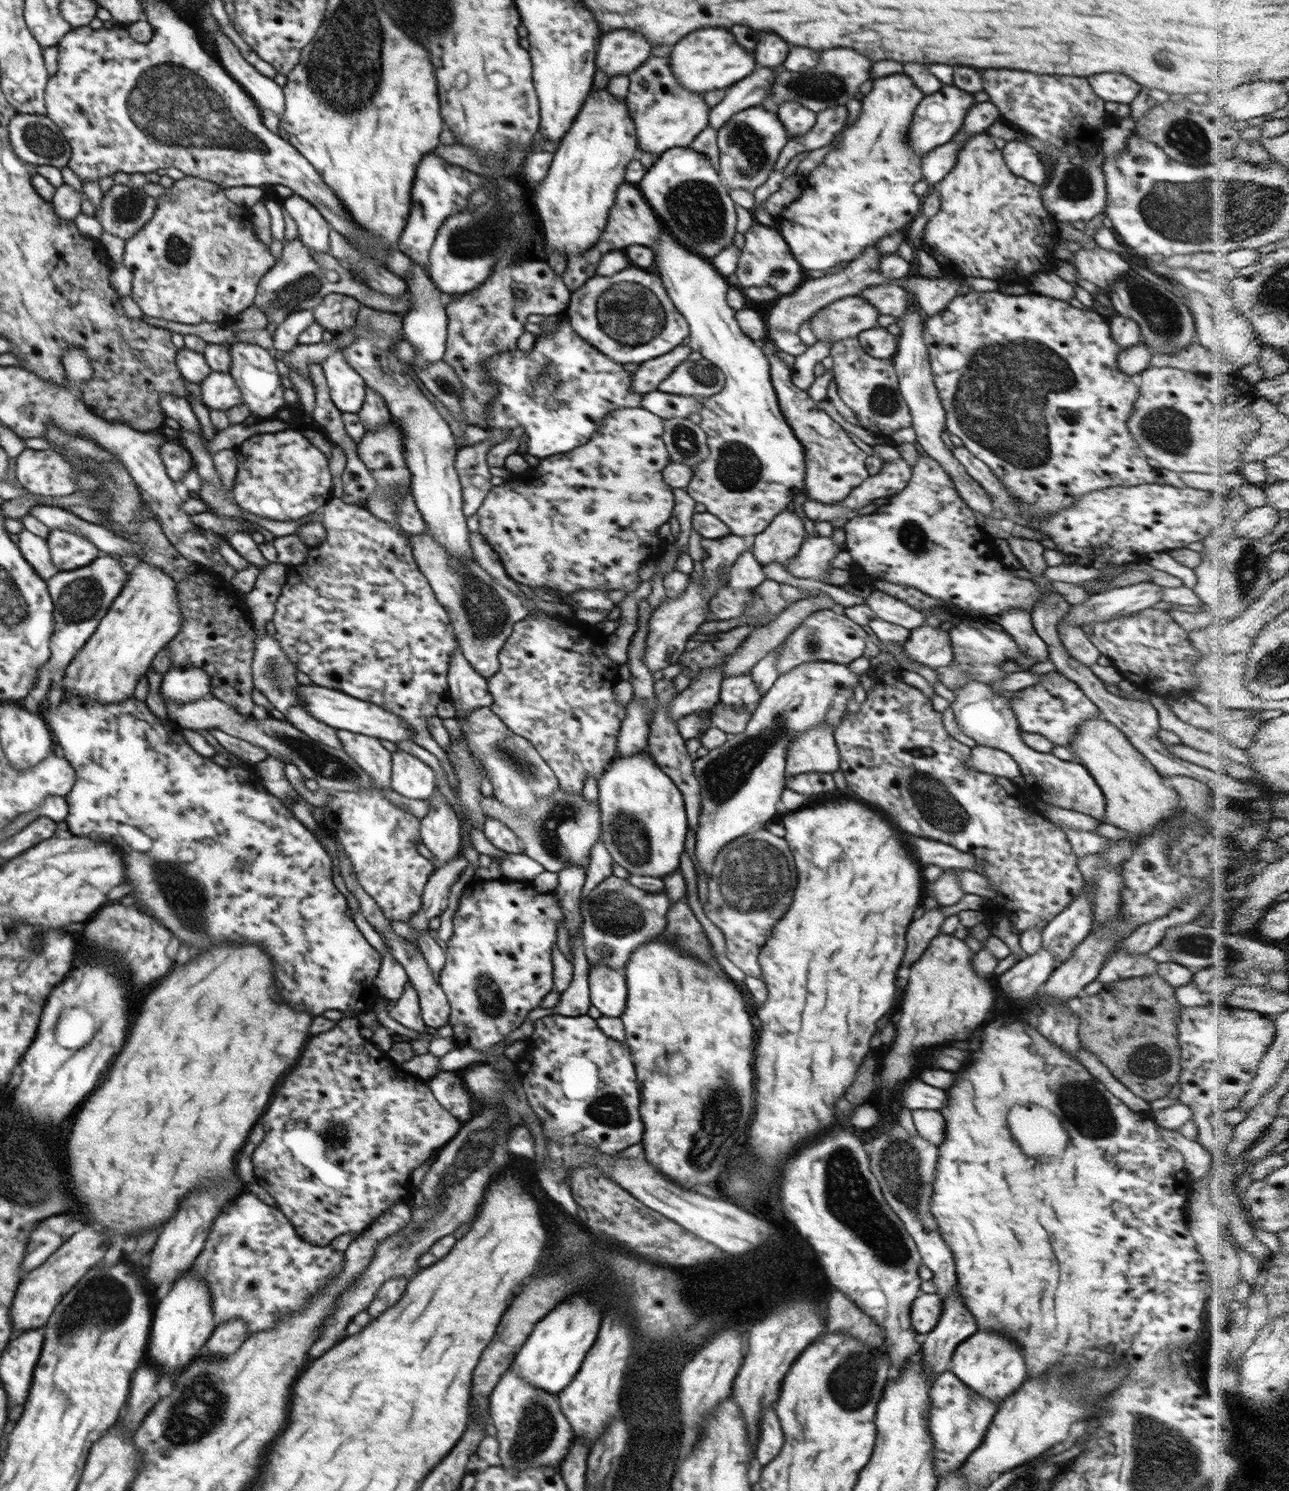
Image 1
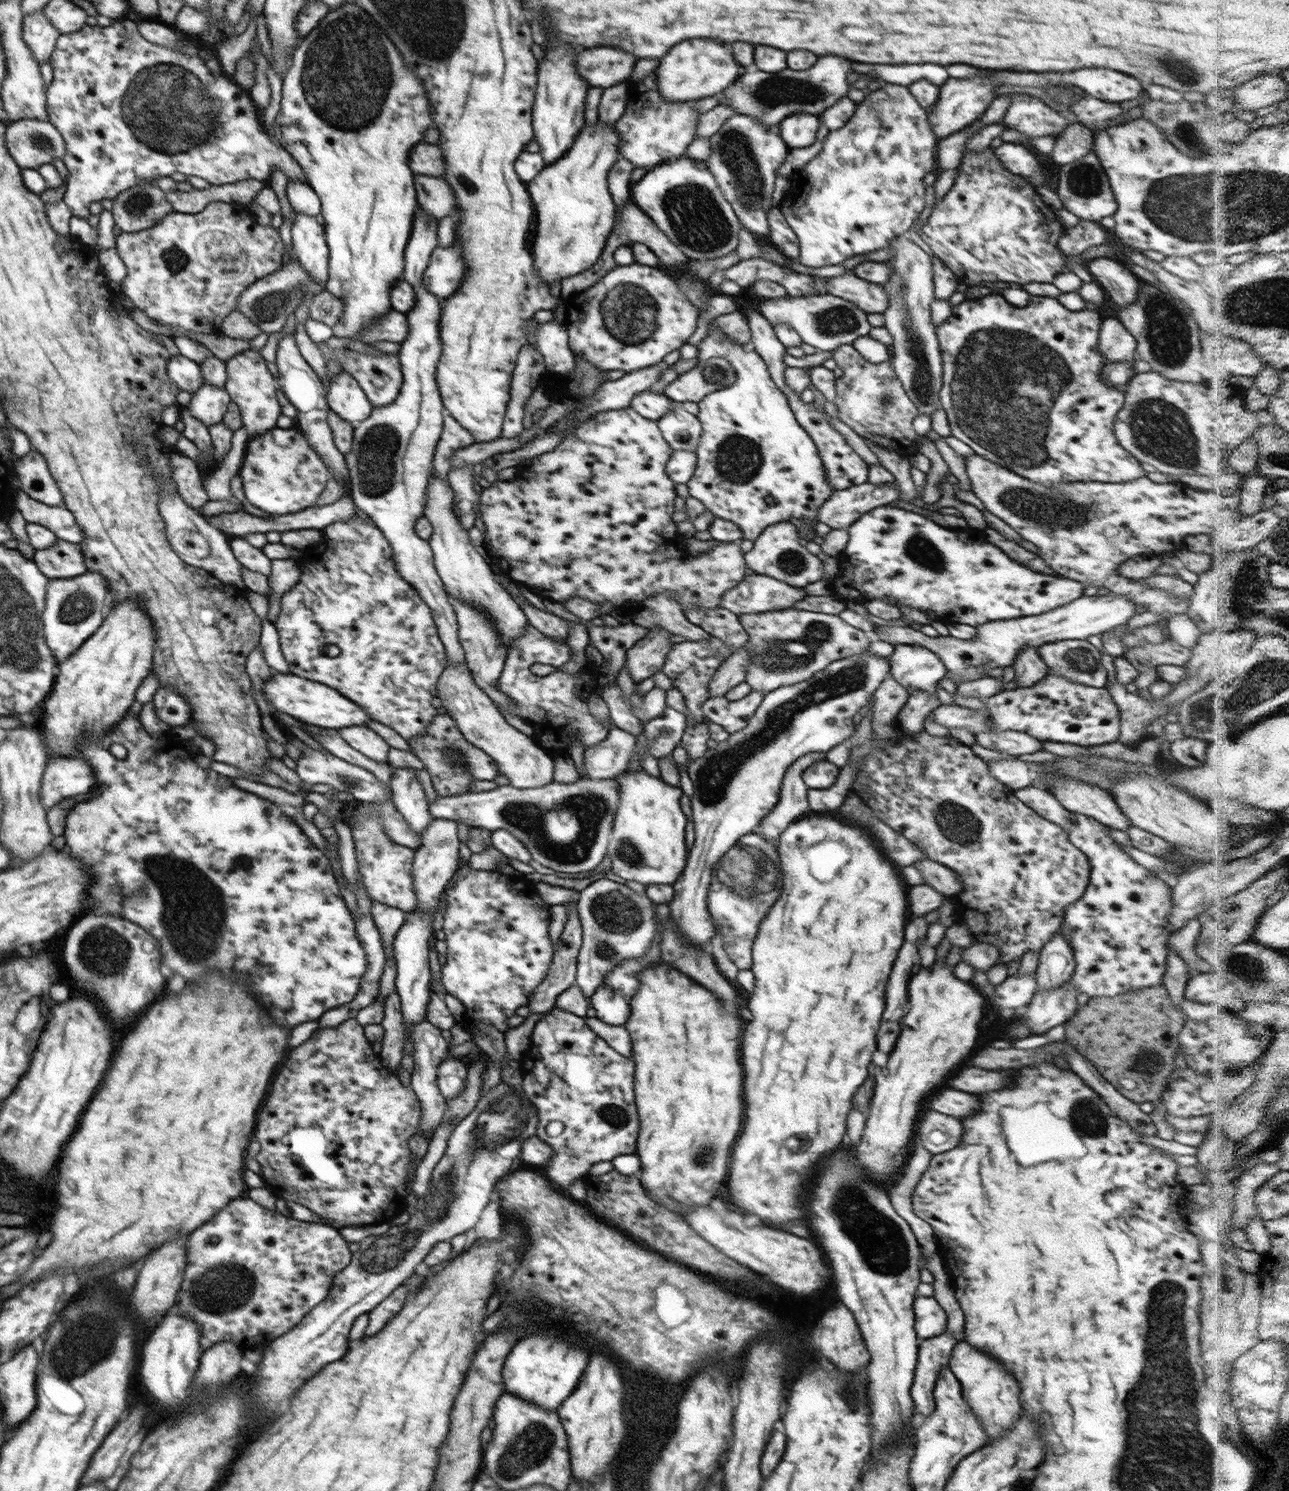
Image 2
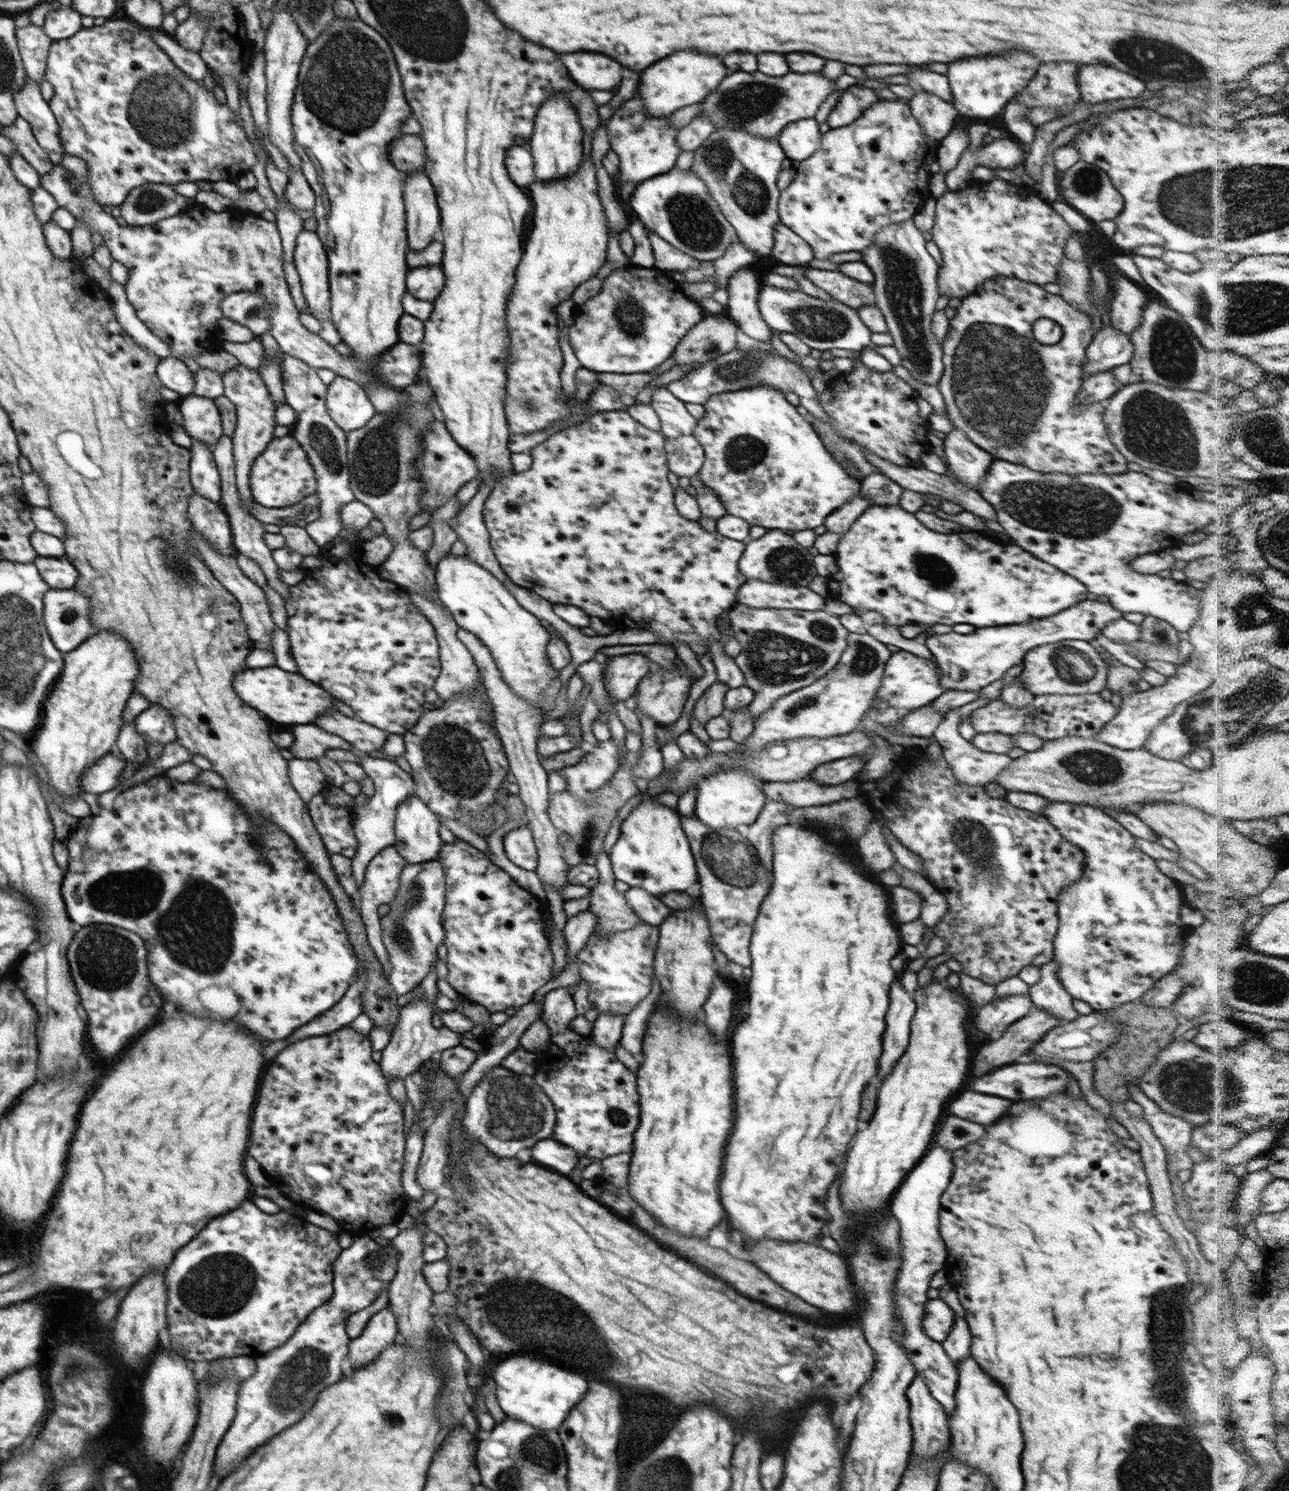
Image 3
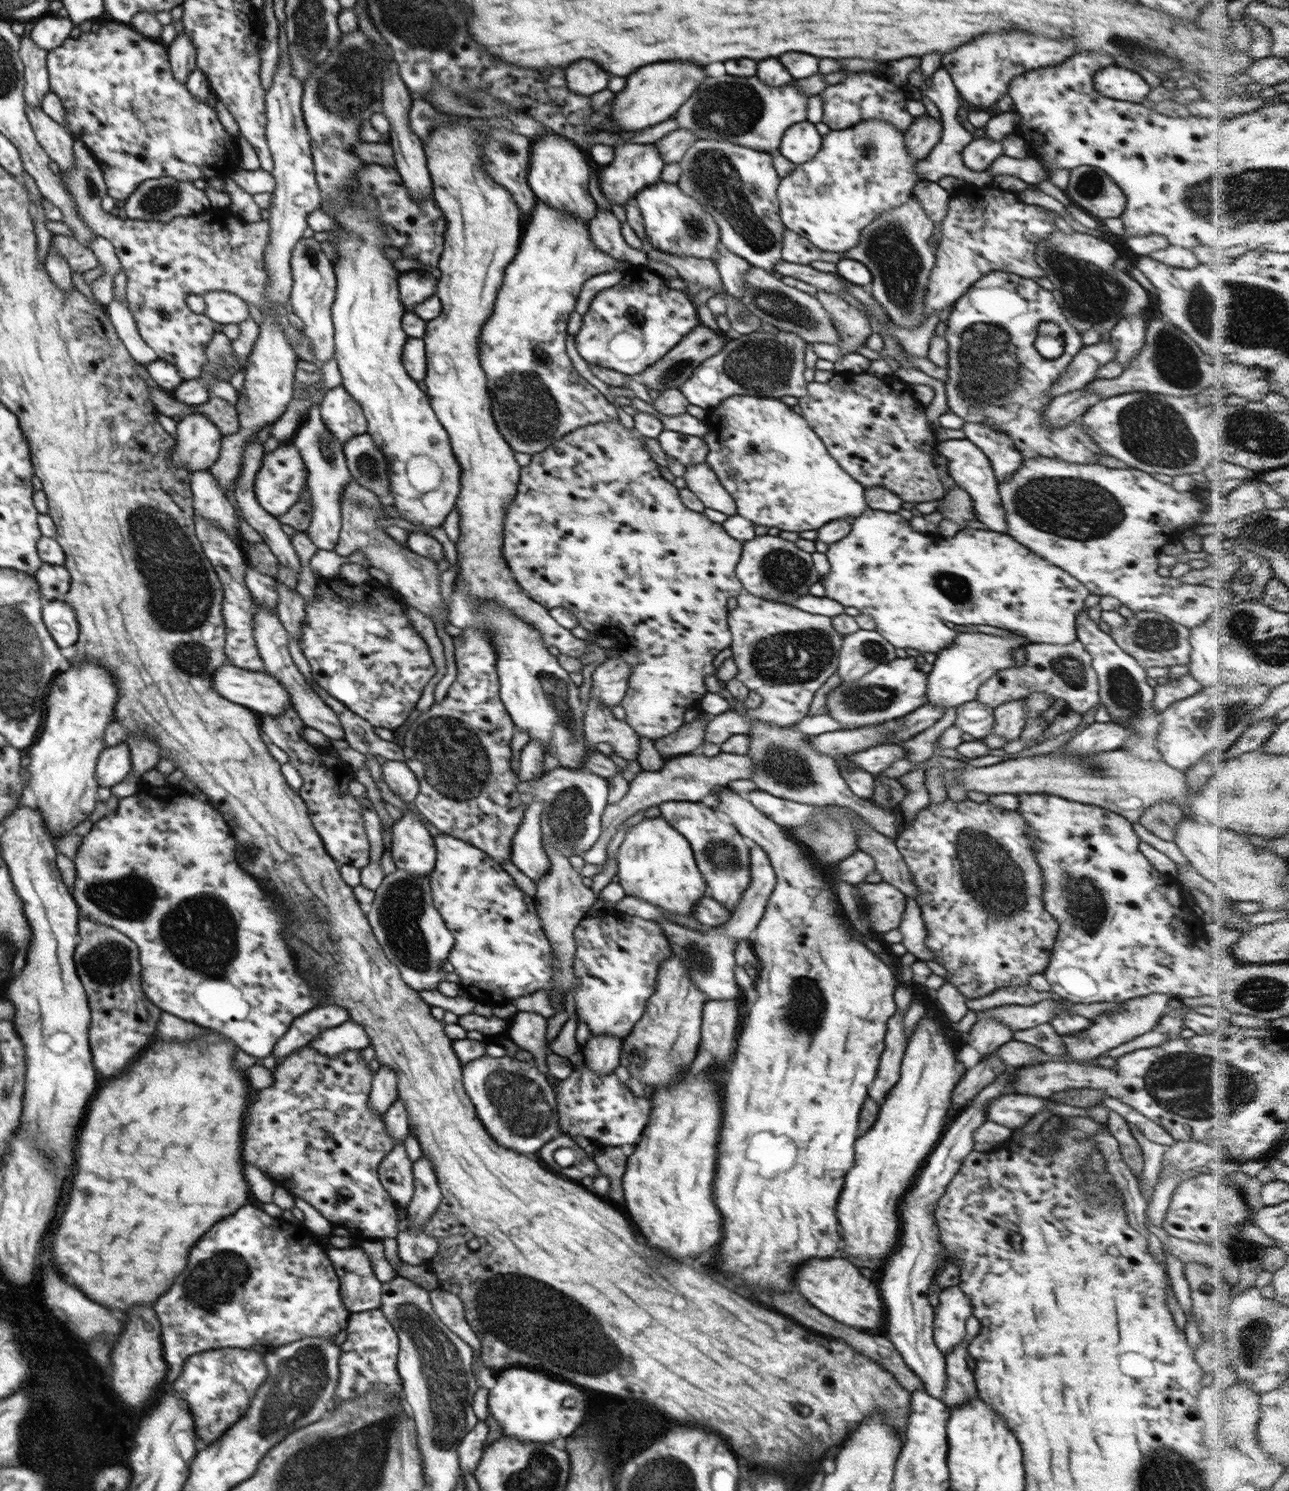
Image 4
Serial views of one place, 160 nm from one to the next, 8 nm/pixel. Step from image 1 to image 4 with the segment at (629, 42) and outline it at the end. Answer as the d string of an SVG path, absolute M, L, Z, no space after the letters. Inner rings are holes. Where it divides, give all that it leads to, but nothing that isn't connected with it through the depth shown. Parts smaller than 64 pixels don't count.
M580 60L576 64L570 64L564 72L566 72L566 86L582 96L606 90L606 84L610 80L608 72L604 72L600 66L596 66L590 60Z

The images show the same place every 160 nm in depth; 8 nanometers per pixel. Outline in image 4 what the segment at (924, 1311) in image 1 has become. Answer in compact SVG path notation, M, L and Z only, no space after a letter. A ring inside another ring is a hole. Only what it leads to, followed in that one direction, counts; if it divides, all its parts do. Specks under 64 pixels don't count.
M958 1285L946 1287L939 1294L933 1320L933 1339L945 1356L967 1340L965 1322L973 1315L972 1311L971 1300Z

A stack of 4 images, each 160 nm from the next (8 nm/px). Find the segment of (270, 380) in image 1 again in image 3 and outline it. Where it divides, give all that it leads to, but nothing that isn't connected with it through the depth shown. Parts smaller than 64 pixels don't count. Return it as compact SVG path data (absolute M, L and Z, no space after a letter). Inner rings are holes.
M239 364L236 368L229 370L223 376L224 394L232 404L237 413L237 426L233 442L233 456L235 461L235 479L239 497L246 502L255 502L250 490L250 475L252 463L256 457L264 452L267 444L274 438L276 428L275 413L276 405L264 385L259 369L250 369Z

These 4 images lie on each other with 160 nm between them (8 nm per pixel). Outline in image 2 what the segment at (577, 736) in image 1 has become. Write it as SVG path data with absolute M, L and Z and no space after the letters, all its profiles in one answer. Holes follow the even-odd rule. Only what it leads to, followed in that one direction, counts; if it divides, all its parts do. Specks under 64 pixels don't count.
M529 624L525 628L523 635L512 640L511 646L508 646L505 666L501 672L499 684L497 684L497 688L515 702L512 714L519 716L524 722L533 727L534 734L532 737L553 758L554 762L558 755L569 754L569 738L572 733L576 733L581 738L586 750L588 747L600 743L601 740L606 738L606 735L616 729L612 722L611 725L607 725L606 723L596 721L590 714L588 705L586 705L589 696L595 694L594 690L597 687L597 679L602 674L599 673L596 677L594 672L590 672L592 665L589 663L586 664L585 671L581 671L578 674L568 674L562 671L562 668L568 662L572 662L572 659L571 650L567 642L550 638ZM534 664L548 665L557 668L557 670L546 676L538 676L530 670L530 667Z

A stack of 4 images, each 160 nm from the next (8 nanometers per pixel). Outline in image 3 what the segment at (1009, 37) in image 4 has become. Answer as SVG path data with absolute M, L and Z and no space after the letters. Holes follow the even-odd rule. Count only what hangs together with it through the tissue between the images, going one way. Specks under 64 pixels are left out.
M1010 52L1006 56L984 56L984 58L962 58L948 64L948 80L953 94L954 108L960 116L978 118L980 121L996 116L1017 92L1020 92L1038 70L1036 56L1028 52Z

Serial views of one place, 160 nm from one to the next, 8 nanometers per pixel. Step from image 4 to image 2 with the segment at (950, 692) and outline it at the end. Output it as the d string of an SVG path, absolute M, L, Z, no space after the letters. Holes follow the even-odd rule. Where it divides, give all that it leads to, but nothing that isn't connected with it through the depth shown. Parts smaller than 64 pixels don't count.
M1108 593L1102 596L1081 596L1064 606L1053 608L1036 616L1023 616L1019 619L995 620L992 624L976 626L977 635L970 640L955 639L953 636L930 637L912 627L878 626L871 635L894 646L899 644L920 645L931 650L944 663L950 673L961 680L971 681L984 678L986 671L996 668L1013 667L1021 650L1029 646L1042 646L1056 640L1086 640L1088 636L1102 634L1126 624L1136 612L1136 606L1119 594Z

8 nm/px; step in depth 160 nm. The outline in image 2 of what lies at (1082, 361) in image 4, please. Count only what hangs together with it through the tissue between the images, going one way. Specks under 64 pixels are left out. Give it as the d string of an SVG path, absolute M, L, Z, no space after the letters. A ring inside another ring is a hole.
M1114 313L1106 314L1101 322L1097 345L1101 355L1110 363L1133 362L1137 359L1135 336Z

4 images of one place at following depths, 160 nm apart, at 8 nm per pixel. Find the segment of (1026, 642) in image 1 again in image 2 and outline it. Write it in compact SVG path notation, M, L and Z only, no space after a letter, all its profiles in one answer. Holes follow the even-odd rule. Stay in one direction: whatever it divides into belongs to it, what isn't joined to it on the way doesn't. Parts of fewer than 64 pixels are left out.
M1029 646L1019 652L1013 668L1017 686L1026 688L1042 680L1048 672L1046 663L1040 658L1038 646Z

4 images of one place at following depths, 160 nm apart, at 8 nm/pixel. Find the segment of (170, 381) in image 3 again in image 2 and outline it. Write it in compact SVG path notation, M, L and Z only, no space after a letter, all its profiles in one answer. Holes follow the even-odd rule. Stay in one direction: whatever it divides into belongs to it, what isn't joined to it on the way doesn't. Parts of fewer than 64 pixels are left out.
M180 354L172 356L168 361L167 375L178 389L192 394L204 384L200 365Z

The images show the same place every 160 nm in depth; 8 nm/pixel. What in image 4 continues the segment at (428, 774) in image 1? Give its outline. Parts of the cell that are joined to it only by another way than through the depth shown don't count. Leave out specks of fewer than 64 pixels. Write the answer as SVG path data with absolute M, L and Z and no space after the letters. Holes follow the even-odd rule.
M408 808L391 830L391 855L396 869L418 877L429 876L435 868L437 850L424 819Z

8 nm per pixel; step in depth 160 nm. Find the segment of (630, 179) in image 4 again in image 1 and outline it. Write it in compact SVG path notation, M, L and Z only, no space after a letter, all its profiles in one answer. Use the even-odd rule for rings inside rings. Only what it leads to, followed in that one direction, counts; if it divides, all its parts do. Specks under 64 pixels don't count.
M651 55L634 72L628 74L628 78L629 91L624 99L636 127L638 152L650 152L659 157L671 148L686 148L709 126L711 108L704 100L704 93L681 88L672 74L668 57Z

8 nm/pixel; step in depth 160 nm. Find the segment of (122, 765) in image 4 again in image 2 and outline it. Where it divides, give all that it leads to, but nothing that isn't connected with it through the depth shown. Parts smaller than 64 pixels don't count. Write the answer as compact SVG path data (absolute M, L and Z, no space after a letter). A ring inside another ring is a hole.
M82 756L52 757L43 774L40 800L48 810L63 799L90 793L95 784L97 784L95 770Z

